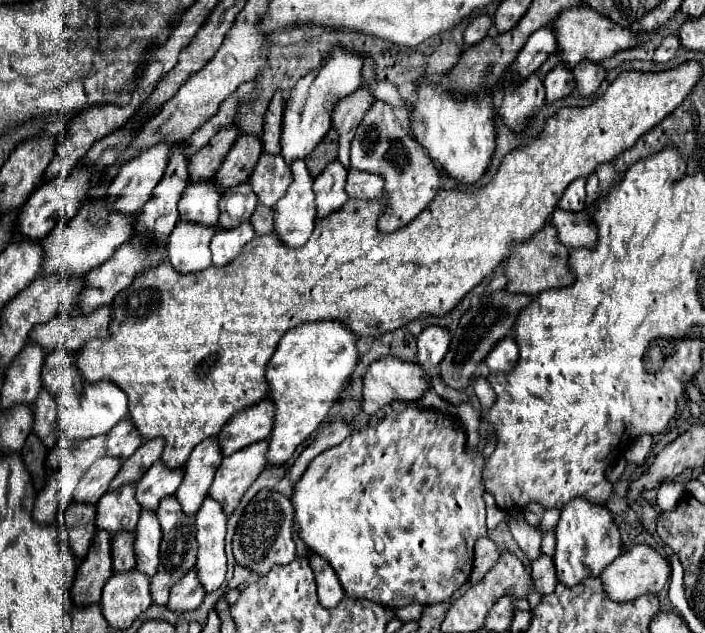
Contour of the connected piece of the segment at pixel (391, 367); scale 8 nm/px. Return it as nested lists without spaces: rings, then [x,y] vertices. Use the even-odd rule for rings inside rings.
[[[384,357],[374,361],[366,375],[362,377],[364,381],[364,401],[362,407],[366,413],[376,413],[378,409],[388,407],[392,401],[418,401],[426,389],[430,389],[430,381],[422,369],[418,369],[418,363],[414,361],[402,361],[396,357]]]

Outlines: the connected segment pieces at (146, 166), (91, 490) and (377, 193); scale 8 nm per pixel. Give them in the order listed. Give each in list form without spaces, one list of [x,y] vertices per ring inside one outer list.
[[[158,143],[124,163],[108,189],[108,209],[126,215],[138,213],[162,179],[170,151],[168,143]]]
[[[118,457],[96,459],[88,467],[88,471],[80,477],[78,487],[72,493],[72,499],[76,503],[92,503],[94,505],[108,491],[108,485],[116,477],[120,465],[122,465],[122,459],[118,459]]]
[[[350,169],[346,179],[346,193],[354,199],[378,199],[382,197],[382,177],[374,173]]]

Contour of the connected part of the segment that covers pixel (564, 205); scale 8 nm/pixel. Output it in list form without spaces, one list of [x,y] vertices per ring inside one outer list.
[[[580,177],[580,179],[576,179],[572,185],[568,185],[568,189],[564,191],[558,207],[564,209],[564,211],[574,211],[574,213],[582,211],[582,209],[586,207],[586,203],[584,203],[584,199],[586,199],[584,185],[586,185],[586,177],[584,177],[584,179]]]

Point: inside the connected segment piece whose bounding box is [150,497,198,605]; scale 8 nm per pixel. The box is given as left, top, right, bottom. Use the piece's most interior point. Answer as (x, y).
(178, 550)

